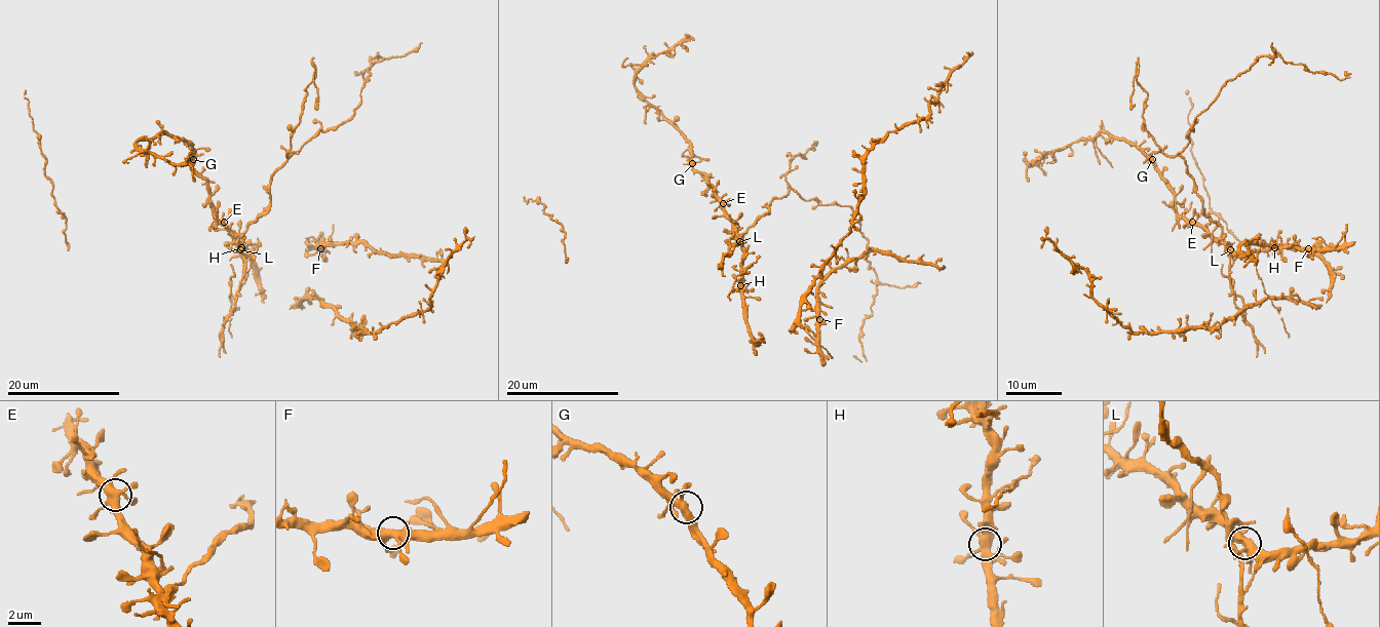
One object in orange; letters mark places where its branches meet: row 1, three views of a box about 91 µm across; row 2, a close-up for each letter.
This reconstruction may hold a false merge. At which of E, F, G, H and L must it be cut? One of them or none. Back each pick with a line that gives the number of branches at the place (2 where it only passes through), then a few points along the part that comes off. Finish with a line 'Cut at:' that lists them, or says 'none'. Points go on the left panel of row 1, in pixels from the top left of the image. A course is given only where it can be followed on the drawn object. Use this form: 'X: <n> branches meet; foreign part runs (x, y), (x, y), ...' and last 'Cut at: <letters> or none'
L: 6 branches meet; foreign part runs (240, 250), (245, 228), (270, 202), (270, 178), (320, 131), (349, 118), (378, 52), (363, 79), (354, 71)
Cut at: L

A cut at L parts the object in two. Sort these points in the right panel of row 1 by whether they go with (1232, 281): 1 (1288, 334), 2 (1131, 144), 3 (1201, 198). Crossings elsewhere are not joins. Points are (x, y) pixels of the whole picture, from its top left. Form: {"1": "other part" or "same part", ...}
{"1": "other part", "2": "other part", "3": "same part"}

